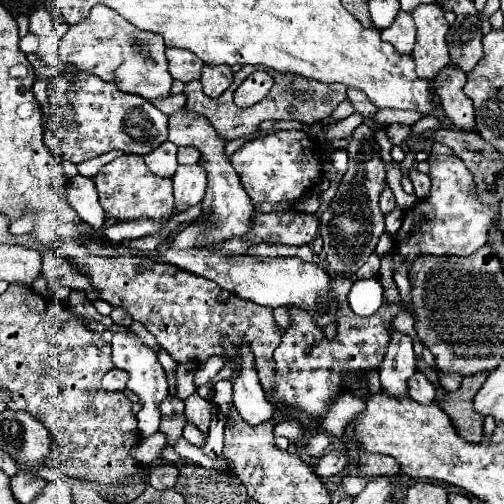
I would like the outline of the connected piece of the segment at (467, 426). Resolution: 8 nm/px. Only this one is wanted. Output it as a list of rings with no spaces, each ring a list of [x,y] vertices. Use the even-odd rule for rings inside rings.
[[[489,372],[465,376],[457,392],[445,392],[437,384],[437,404],[449,414],[455,428],[469,442],[477,442],[483,436],[485,418],[481,418],[481,414],[473,410],[473,398],[475,392],[481,388],[481,384],[487,380],[487,376]]]

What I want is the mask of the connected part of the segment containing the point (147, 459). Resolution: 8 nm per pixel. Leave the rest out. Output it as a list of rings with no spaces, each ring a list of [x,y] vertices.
[[[157,432],[157,434],[149,436],[149,438],[141,438],[141,442],[137,442],[131,448],[131,456],[137,462],[141,462],[143,466],[149,466],[149,464],[153,464],[159,458],[159,454],[161,454],[165,444],[167,444],[167,436]]]

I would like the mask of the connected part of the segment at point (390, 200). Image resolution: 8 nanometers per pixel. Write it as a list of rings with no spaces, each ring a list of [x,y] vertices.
[[[385,186],[385,188],[383,188],[381,198],[379,198],[379,204],[381,204],[383,214],[391,212],[391,210],[397,206],[397,204],[395,204],[395,196],[393,196],[393,192],[391,192],[391,188],[389,188],[389,186]]]

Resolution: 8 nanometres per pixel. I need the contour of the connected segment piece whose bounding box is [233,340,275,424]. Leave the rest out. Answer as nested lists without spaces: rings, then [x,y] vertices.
[[[241,340],[239,348],[241,348],[241,354],[239,354],[241,368],[237,378],[233,380],[233,402],[243,420],[247,420],[249,424],[259,424],[273,418],[275,408],[267,400],[265,390],[261,388],[249,342]]]

